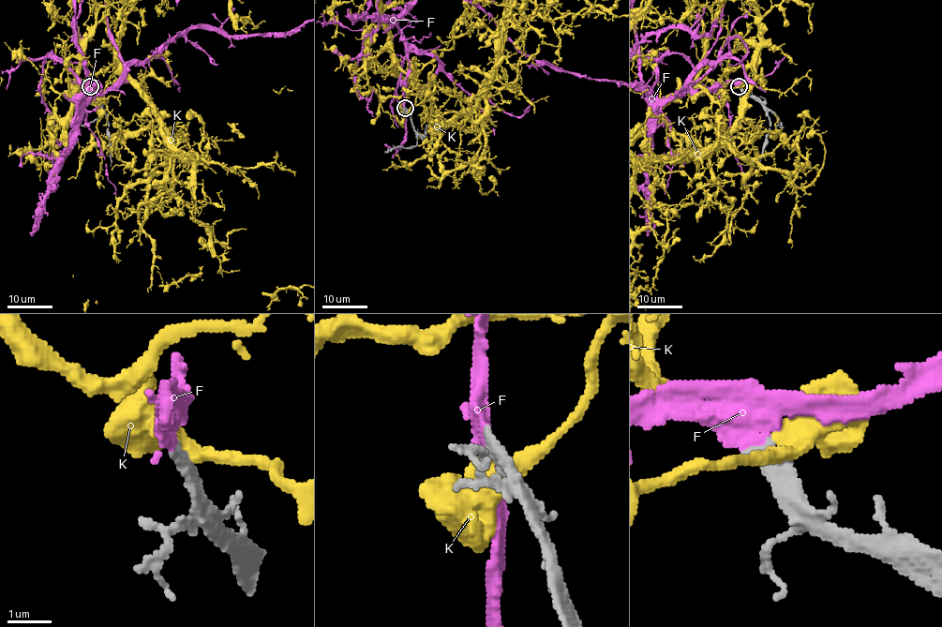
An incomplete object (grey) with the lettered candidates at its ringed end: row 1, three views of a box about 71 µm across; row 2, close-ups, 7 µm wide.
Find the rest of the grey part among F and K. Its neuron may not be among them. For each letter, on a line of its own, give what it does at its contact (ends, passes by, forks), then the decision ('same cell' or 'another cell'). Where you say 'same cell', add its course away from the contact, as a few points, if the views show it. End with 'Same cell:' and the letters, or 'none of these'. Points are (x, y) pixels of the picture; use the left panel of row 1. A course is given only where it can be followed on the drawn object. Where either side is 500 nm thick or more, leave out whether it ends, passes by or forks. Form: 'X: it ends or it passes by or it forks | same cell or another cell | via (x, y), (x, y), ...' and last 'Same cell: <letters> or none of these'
F: it ends | same cell
K: it passes by | another cell
Same cell: F

